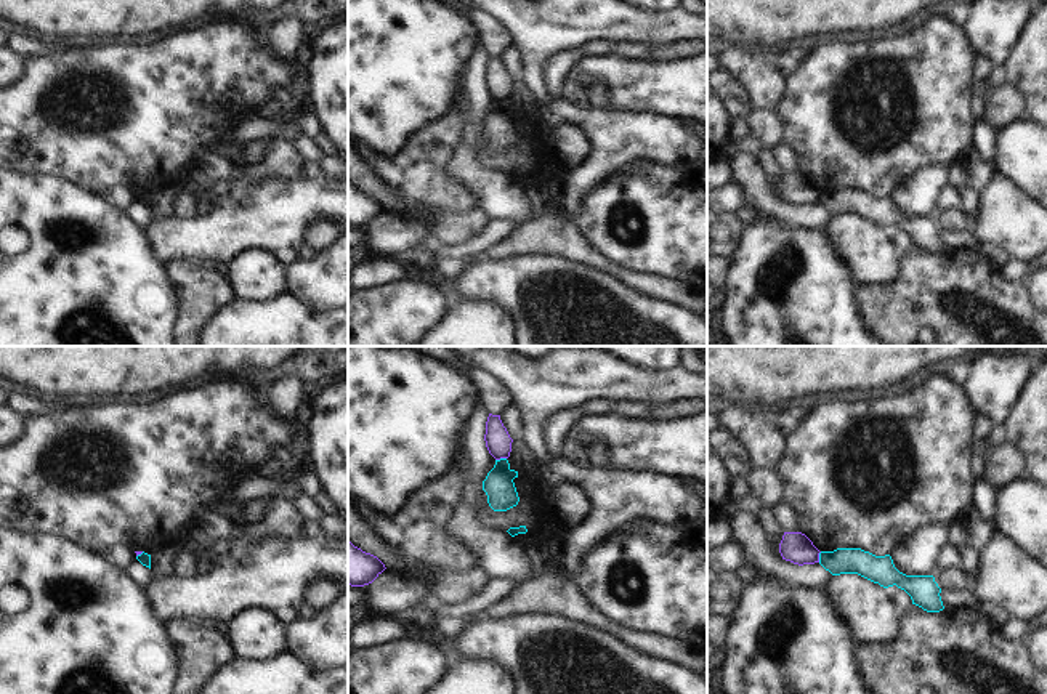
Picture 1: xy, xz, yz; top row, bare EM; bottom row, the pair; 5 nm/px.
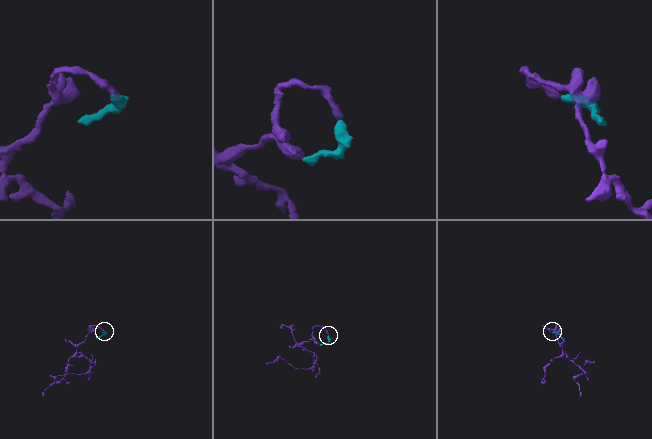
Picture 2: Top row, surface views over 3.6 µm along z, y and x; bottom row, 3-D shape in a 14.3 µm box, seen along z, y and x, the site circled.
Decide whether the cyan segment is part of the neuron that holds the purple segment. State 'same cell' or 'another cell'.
another cell

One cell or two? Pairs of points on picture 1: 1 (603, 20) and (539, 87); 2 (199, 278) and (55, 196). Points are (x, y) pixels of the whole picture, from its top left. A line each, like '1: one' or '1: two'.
1: one
2: two

